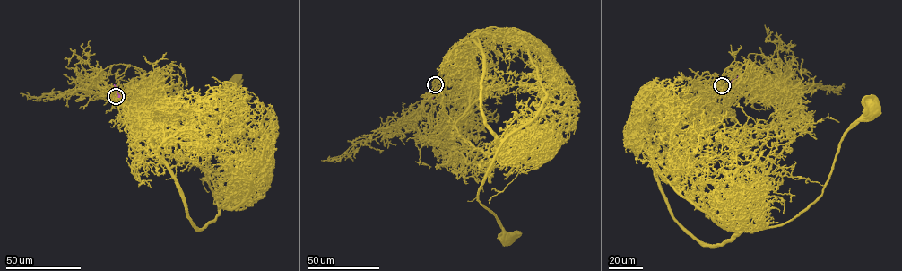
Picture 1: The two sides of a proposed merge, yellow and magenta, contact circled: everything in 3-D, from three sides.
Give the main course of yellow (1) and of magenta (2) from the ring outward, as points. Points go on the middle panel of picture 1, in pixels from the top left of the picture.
1: (435, 85), (443, 73), (465, 82), (468, 107), (455, 128), (486, 153), (496, 148), (478, 198), (509, 238)
2: (436, 85), (437, 90), (431, 101)

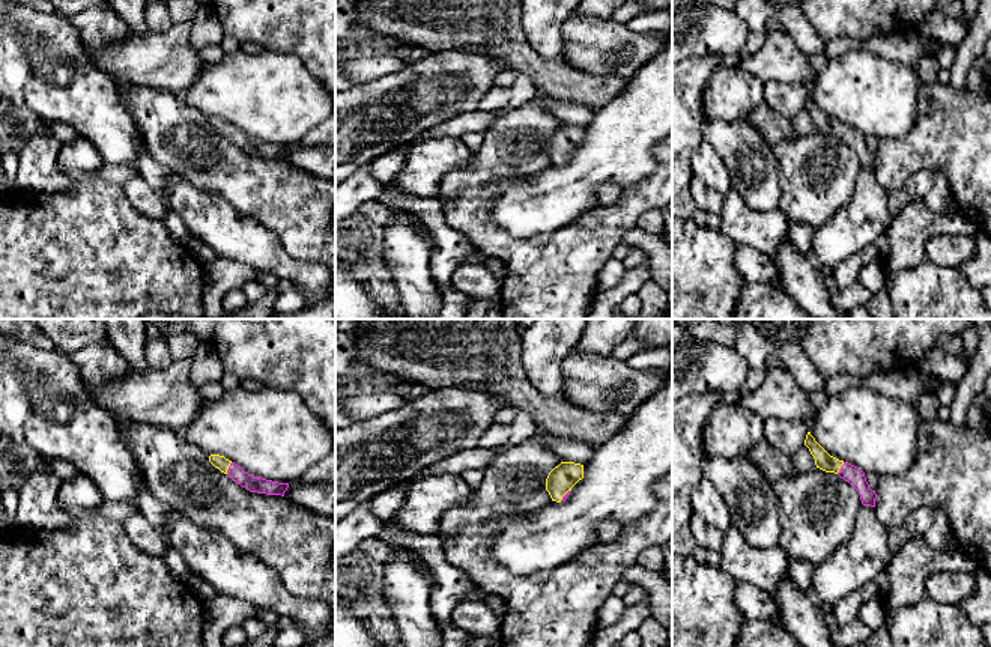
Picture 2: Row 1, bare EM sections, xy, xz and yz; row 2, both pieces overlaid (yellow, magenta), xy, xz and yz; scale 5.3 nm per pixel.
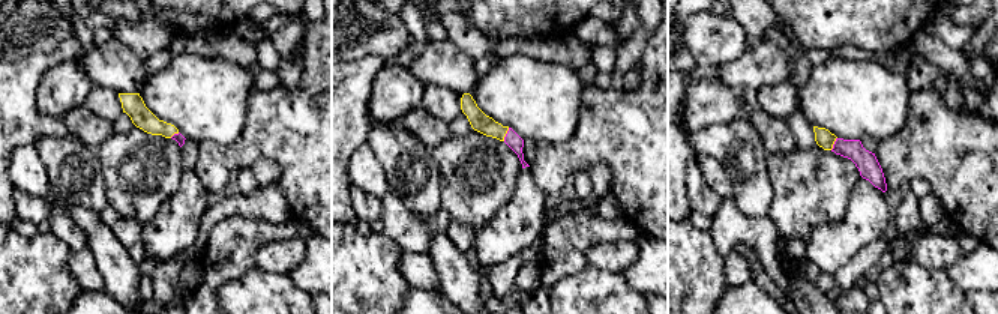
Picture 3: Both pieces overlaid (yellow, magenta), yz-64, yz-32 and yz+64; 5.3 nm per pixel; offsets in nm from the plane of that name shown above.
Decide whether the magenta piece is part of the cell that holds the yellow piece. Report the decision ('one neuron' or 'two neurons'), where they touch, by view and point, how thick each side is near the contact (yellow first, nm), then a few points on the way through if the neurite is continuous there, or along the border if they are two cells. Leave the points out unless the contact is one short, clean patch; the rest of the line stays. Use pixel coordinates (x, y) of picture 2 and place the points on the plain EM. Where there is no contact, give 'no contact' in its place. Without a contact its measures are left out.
one neuron; contact xy (227, 131); calibres 70 and 90 nm; way xy (220, 125), (227, 131), (250, 146), (259, 148)

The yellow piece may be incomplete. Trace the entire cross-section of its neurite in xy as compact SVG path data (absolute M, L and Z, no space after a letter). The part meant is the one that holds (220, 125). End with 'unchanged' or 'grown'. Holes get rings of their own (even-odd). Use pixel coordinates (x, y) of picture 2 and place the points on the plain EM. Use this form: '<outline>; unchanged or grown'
M211 117L209 125L250 155L284 159L284 155L289 150L289 146L278 146L262 140L253 140L251 137L245 135L241 129L238 129L235 125L220 117Z; grown

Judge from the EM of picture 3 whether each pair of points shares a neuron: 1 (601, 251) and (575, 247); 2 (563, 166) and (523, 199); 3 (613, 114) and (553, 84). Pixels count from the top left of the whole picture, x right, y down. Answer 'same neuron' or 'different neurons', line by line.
1: different neurons
2: different neurons
3: different neurons

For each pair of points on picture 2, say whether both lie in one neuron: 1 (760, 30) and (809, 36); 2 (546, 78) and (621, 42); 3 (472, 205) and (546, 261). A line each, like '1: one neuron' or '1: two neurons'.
1: one neuron
2: two neurons
3: one neuron

